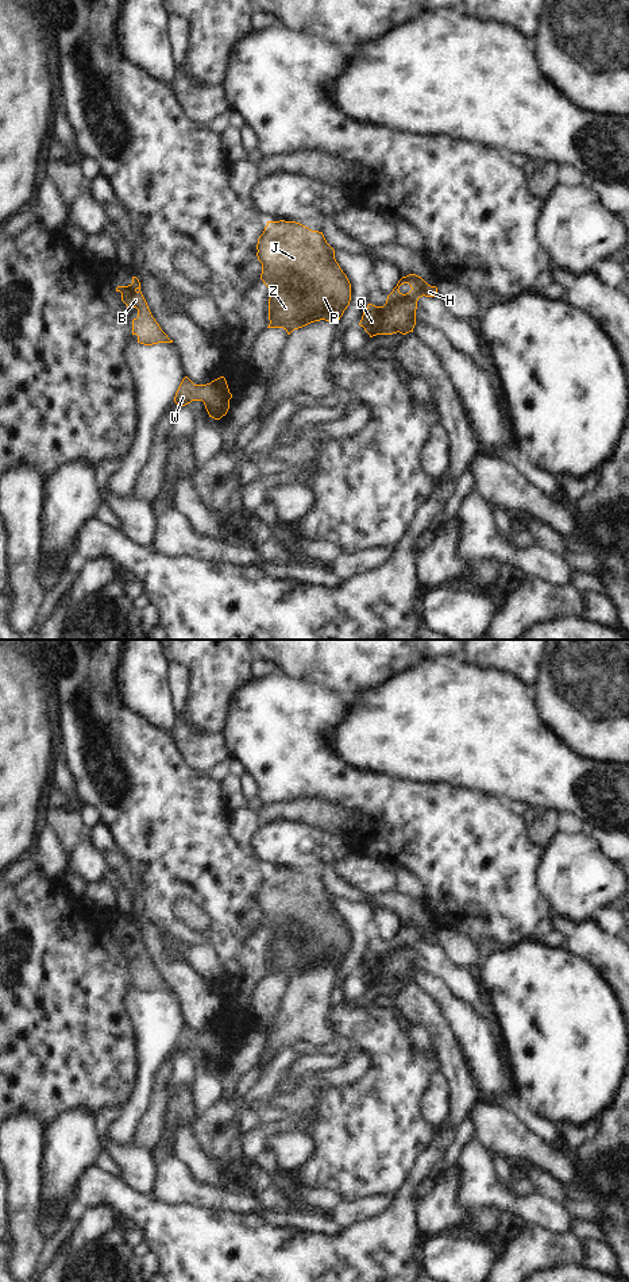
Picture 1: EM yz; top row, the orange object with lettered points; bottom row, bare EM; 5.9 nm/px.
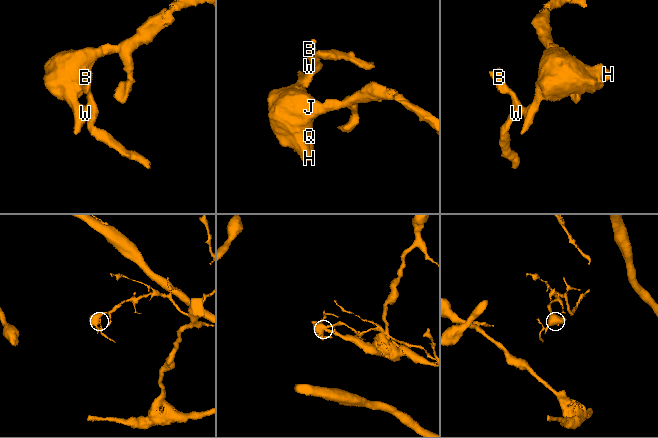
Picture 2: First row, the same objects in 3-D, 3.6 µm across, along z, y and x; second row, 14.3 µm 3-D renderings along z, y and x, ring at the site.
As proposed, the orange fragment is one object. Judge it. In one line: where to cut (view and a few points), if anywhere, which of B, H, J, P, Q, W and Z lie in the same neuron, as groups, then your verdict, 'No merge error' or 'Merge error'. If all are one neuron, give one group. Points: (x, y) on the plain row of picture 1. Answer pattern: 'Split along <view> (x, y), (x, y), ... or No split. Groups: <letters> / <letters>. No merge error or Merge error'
No split. Groups: B H J P Q W Z. No merge error

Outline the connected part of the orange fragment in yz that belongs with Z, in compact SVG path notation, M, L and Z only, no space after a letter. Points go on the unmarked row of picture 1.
M267 869L258 887L261 927L270 938L267 976L283 976L288 982L310 970L337 970L351 949L351 931L335 907L335 897L323 880L296 869Z

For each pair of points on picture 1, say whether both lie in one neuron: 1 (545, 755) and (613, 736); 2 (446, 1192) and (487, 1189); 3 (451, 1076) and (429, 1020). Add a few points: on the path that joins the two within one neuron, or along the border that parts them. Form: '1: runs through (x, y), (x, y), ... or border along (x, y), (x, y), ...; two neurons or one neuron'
1: border along (548, 725), (575, 752), (599, 760); two neurons
2: border along (421, 1200), (451, 1180), (452, 1201), (477, 1211); two neurons
3: runs through (451, 1062), (440, 1034); one neuron

